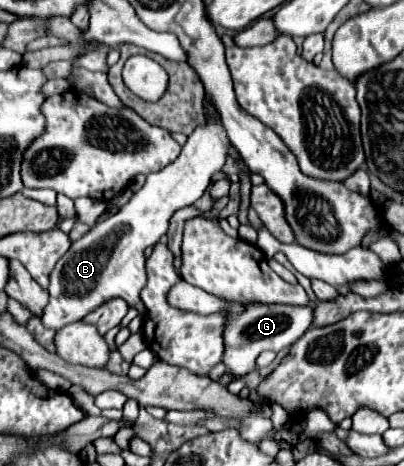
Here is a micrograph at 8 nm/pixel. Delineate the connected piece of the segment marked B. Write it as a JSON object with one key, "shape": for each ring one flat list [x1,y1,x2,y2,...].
{"shape":[[207,109,205,115,207,125,197,127,187,137,181,155,173,163,169,163,157,173,147,175,145,185,131,197,125,207,119,209,119,213,115,213,103,223,97,223,59,259,59,265,55,265,51,273,49,303,43,309,41,317,41,323,47,329,59,331,63,329,63,325,75,323,111,297,123,297,129,305,137,307,139,315,143,315,145,305,139,299,139,293,147,281,143,251,149,245,155,245,159,237,167,233,169,217,177,209,189,207,203,195,211,177,221,169,227,157,229,141,219,117,211,121]]}

